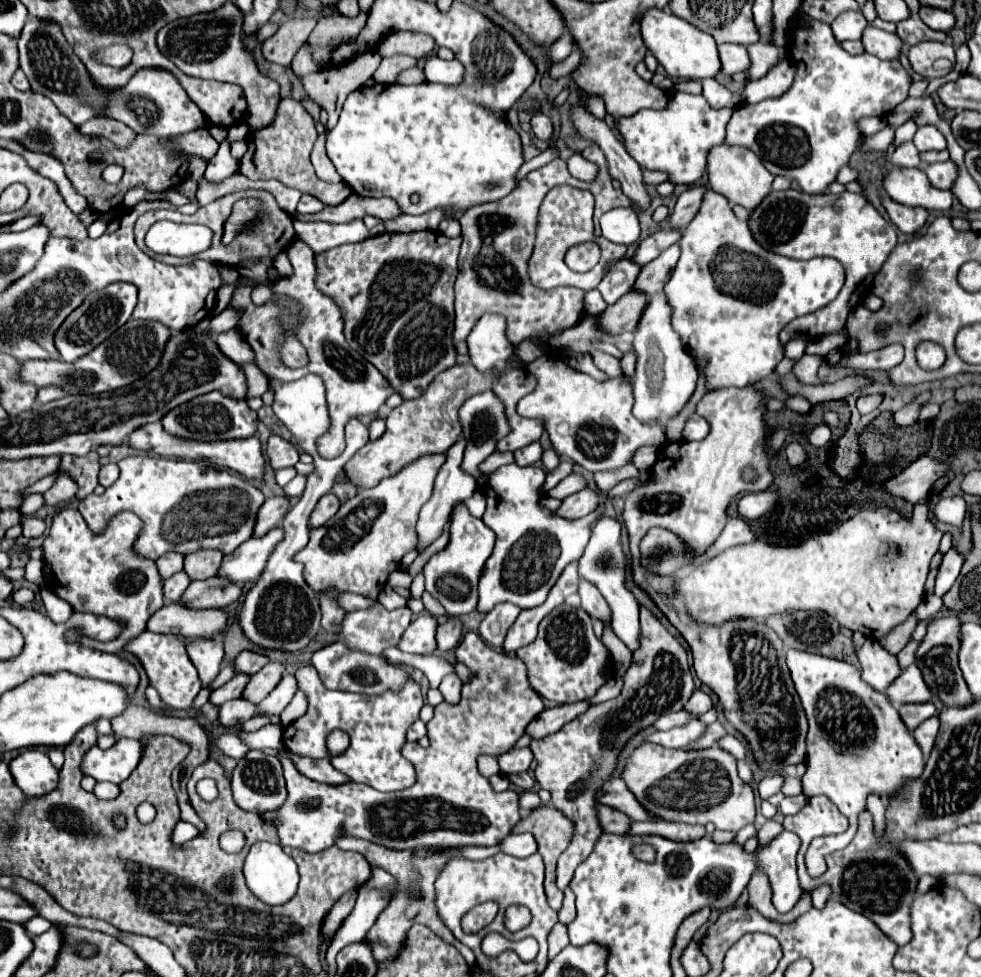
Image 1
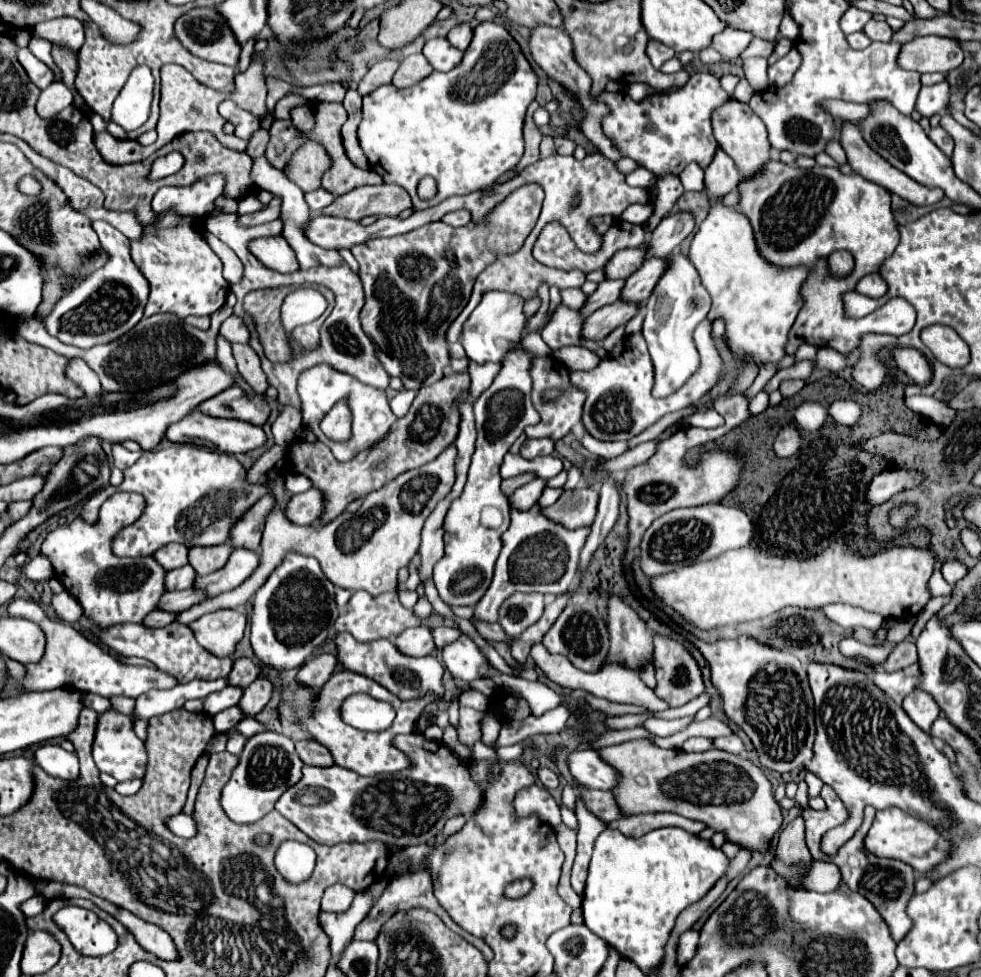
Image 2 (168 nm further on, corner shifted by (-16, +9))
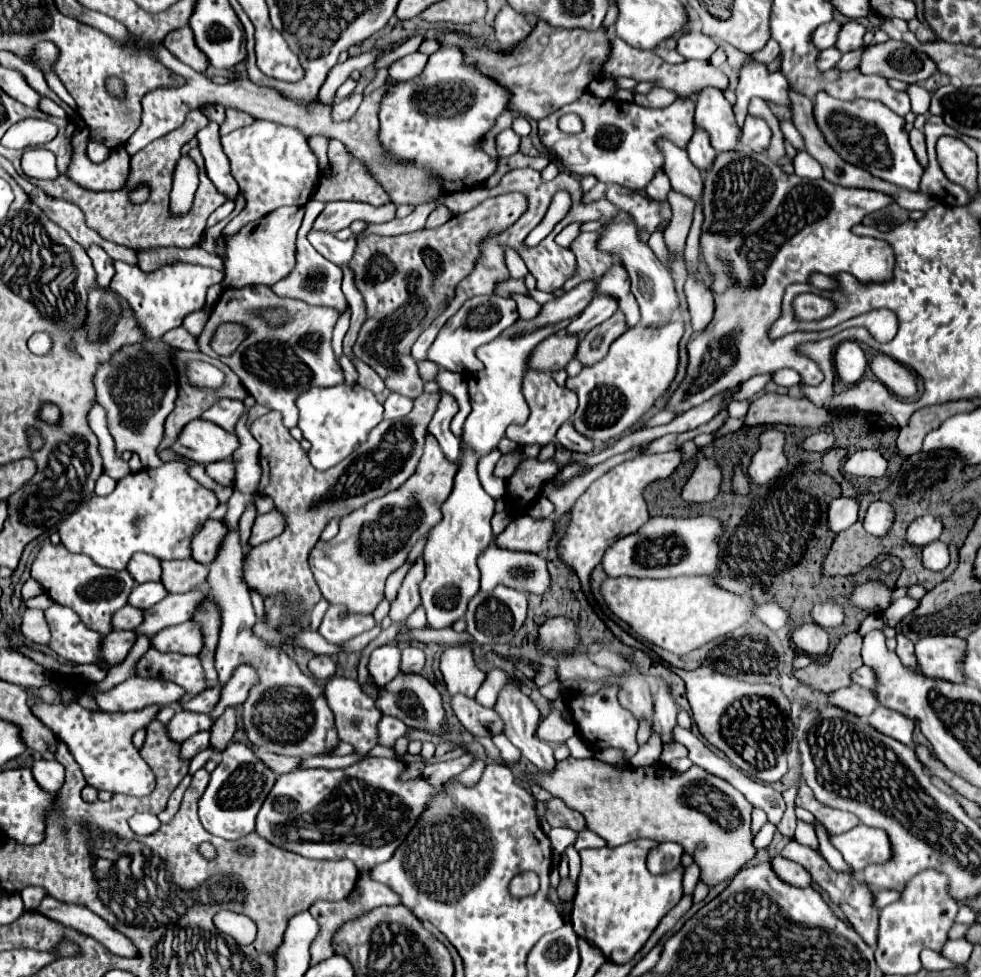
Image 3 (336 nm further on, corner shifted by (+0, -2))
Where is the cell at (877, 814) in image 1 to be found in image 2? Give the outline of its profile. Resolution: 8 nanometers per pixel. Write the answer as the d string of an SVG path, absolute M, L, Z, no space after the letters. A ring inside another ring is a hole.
M888 808L888 810L876 812L876 818L864 838L864 848L868 852L872 852L874 856L894 858L894 860L910 864L916 872L926 872L948 858L952 844L948 840L944 840L944 836L928 822L918 820L918 818L902 812L900 808Z

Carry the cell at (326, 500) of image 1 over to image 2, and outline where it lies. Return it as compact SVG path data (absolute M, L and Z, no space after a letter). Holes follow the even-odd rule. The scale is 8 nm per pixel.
M310 488L304 494L294 494L288 504L286 504L286 518L298 526L304 524L318 524L318 518L322 514L324 508L324 498L322 492L318 492L316 488Z

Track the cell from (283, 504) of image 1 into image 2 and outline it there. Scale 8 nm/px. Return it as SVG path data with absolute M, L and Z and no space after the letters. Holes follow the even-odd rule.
M270 494L262 496L244 516L232 524L232 532L228 536L228 542L232 548L260 548L262 530L264 530L264 516L272 510L274 498Z

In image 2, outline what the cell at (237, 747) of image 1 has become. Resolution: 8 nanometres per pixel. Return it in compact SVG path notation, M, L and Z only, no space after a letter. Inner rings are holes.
M228 730L226 734L228 734L228 746L226 746L226 750L228 750L230 754L236 754L236 756L238 756L238 754L242 752L242 748L244 748L242 744L246 742L246 736L238 734L236 730Z

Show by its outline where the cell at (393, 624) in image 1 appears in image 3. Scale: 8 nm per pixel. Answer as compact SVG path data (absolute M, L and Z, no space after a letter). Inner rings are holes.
M330 605L324 619L322 619L322 625L318 629L318 633L330 641L330 643L336 643L336 645L342 645L350 639L354 639L356 635L364 633L364 631L370 631L372 627L376 625L376 619L374 615L346 615L346 607L342 605Z

